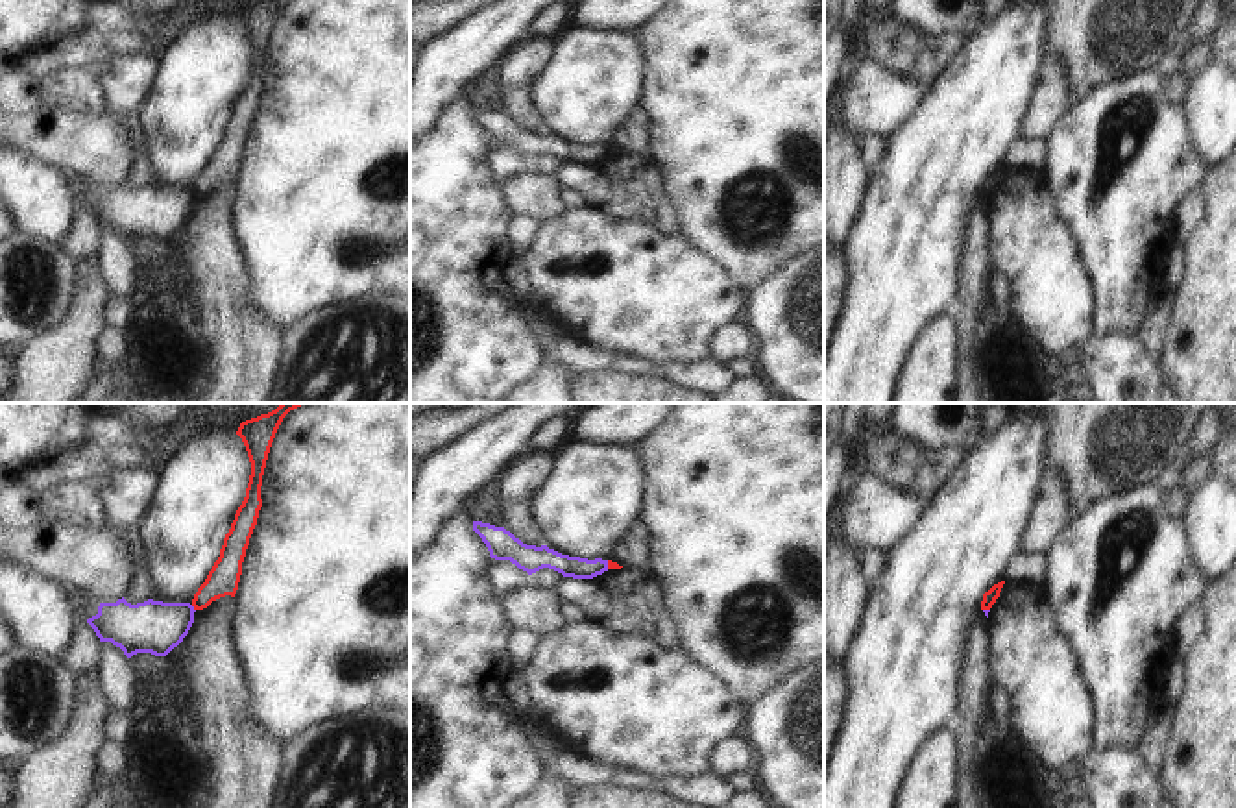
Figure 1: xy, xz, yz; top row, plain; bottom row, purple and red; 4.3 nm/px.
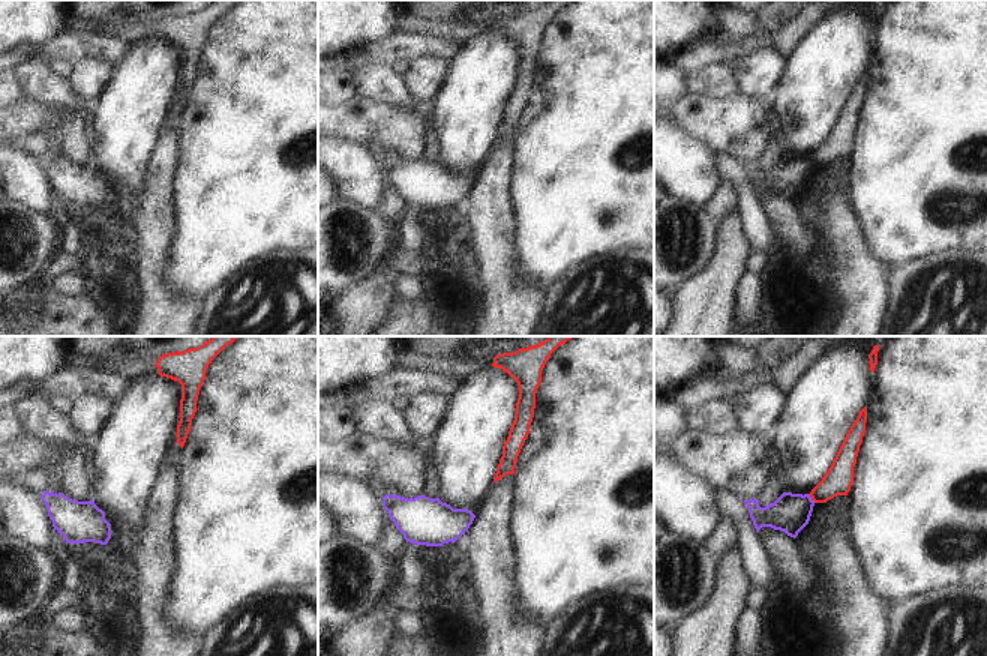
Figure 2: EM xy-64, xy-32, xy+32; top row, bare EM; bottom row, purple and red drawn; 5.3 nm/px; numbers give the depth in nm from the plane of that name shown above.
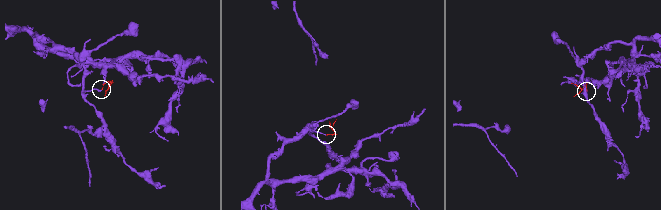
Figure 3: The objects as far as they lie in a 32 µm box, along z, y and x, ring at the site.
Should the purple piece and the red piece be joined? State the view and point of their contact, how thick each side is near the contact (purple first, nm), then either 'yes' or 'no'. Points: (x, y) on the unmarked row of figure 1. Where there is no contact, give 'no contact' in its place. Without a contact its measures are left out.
xy (193, 195) | 220/140 nm | no

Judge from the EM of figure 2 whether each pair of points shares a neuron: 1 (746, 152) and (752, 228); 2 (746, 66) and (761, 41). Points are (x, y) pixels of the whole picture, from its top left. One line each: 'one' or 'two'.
1: two
2: two

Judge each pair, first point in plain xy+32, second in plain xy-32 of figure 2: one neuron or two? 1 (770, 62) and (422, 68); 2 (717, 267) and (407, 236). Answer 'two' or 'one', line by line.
1: one
2: two

